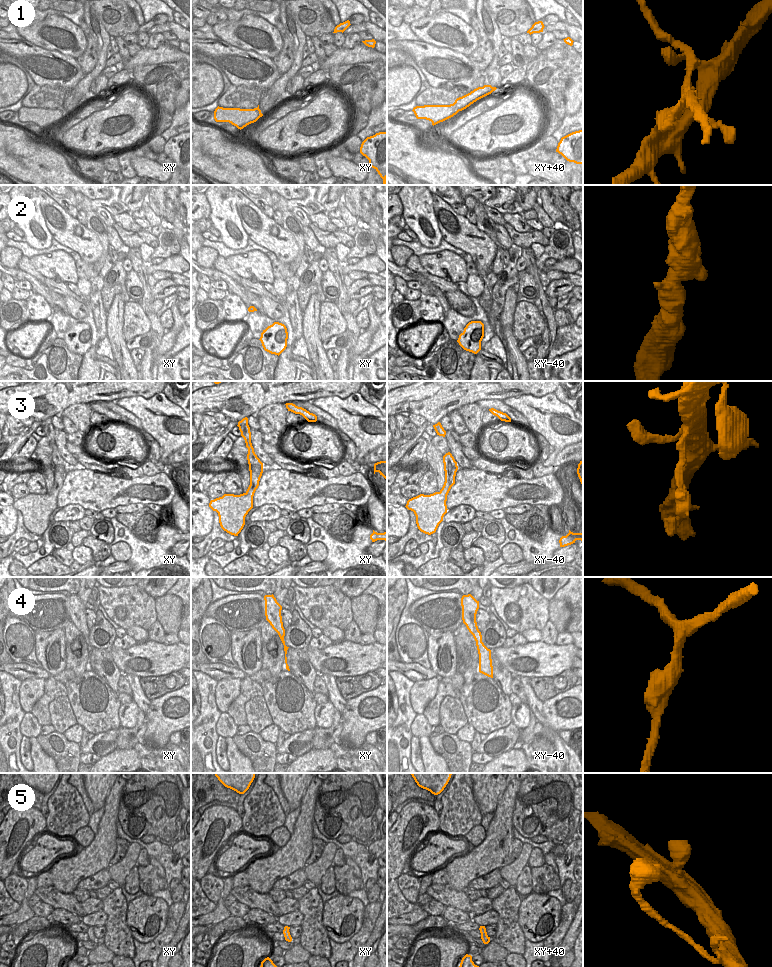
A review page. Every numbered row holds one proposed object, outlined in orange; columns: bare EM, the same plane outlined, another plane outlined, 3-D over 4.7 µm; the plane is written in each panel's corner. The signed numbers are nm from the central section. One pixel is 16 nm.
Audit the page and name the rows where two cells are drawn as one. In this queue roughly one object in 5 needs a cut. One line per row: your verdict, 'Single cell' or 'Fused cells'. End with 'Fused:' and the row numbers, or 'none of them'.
1: Fused cells
2: Single cell
3: Single cell
4: Single cell
5: Single cell
Fused: 1.

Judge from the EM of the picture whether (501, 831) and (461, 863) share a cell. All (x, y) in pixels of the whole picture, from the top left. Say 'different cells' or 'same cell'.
same cell

